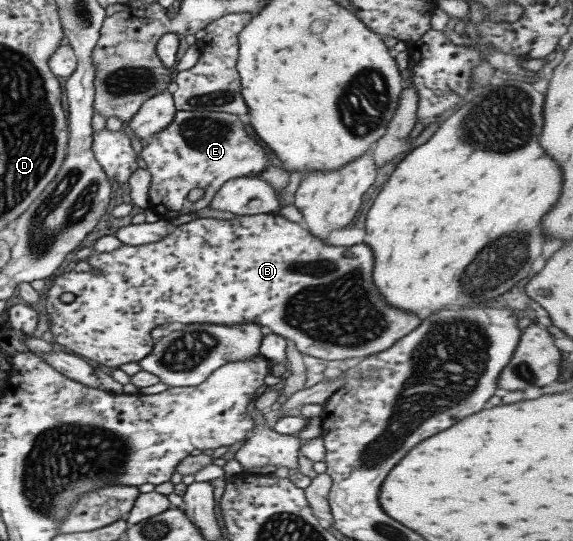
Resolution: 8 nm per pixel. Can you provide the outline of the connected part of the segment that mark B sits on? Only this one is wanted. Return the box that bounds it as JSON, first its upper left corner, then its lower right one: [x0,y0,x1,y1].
[42,212,419,368]

